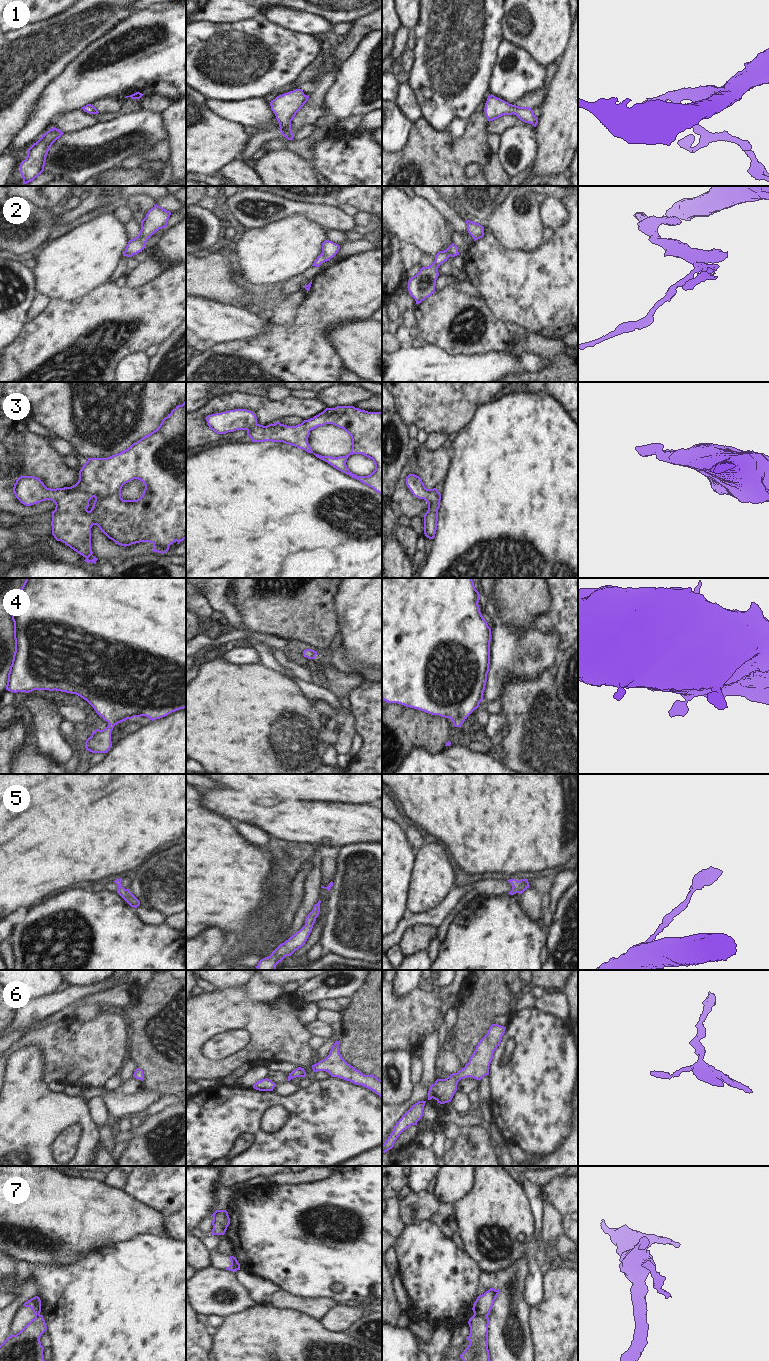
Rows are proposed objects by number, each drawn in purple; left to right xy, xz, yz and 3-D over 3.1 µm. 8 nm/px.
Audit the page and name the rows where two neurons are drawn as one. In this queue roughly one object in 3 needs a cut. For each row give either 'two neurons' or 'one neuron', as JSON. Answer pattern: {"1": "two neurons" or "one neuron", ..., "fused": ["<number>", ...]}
{"1": "one neuron", "2": "one neuron", "3": "one neuron", "4": "one neuron", "5": "one neuron", "6": "one neuron", "7": "two neurons", "fused": ["7"]}

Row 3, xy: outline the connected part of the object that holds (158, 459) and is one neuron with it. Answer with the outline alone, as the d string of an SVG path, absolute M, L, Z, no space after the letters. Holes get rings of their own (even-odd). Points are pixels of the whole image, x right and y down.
M186 401L182 405L176 406L176 408L173 409L171 413L162 420L160 426L156 430L144 436L139 441L133 443L128 449L107 458L88 458L88 461L79 471L79 480L75 485L71 487L51 489L47 488L37 477L20 476L14 484L13 492L16 498L26 506L31 506L46 500L53 501L56 507L52 512L52 535L57 541L63 542L65 545L69 546L71 549L85 557L86 559L84 561L87 563L92 562L95 564L98 560L95 556L92 560L88 559L93 554L91 550L91 528L93 525L97 525L101 532L103 532L109 539L113 540L118 545L126 547L140 542L149 542L153 544L153 552L158 552L161 554L166 553L169 550L169 546L175 541L177 541L177 544L179 544L181 541L186 539ZM134 479L142 481L145 485L142 496L137 500L123 500L121 498L121 489L123 485Z

